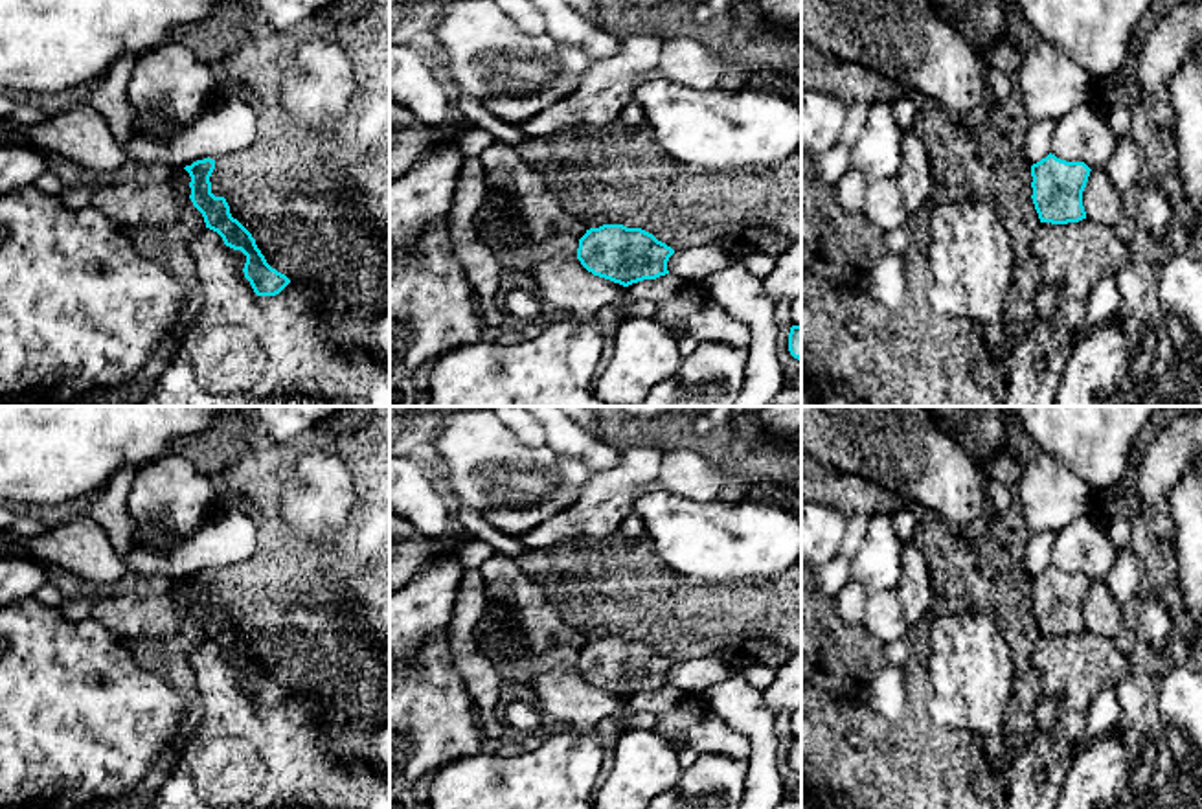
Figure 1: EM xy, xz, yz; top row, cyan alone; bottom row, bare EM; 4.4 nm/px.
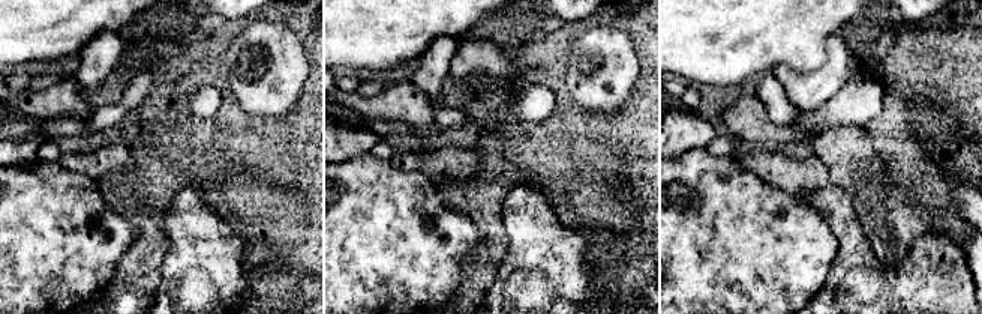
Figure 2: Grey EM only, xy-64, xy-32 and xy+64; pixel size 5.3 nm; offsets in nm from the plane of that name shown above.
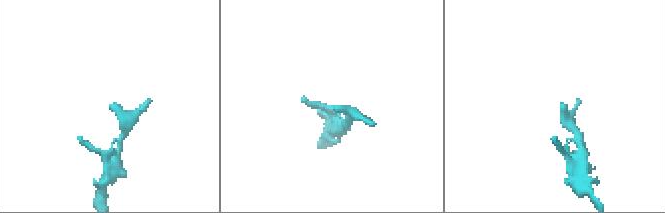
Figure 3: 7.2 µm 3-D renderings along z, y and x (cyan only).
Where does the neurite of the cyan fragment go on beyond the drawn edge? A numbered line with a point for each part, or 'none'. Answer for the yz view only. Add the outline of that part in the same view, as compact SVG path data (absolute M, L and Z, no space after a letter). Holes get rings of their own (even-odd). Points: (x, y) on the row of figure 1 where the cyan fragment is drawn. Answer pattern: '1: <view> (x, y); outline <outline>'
none

